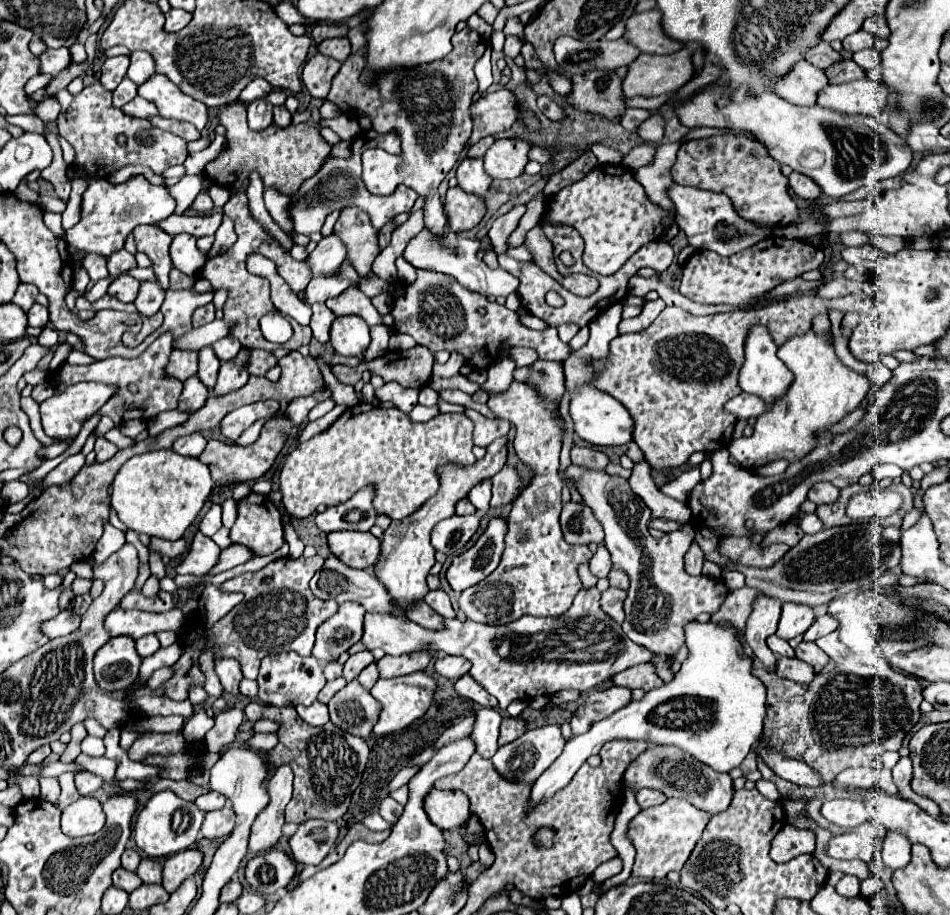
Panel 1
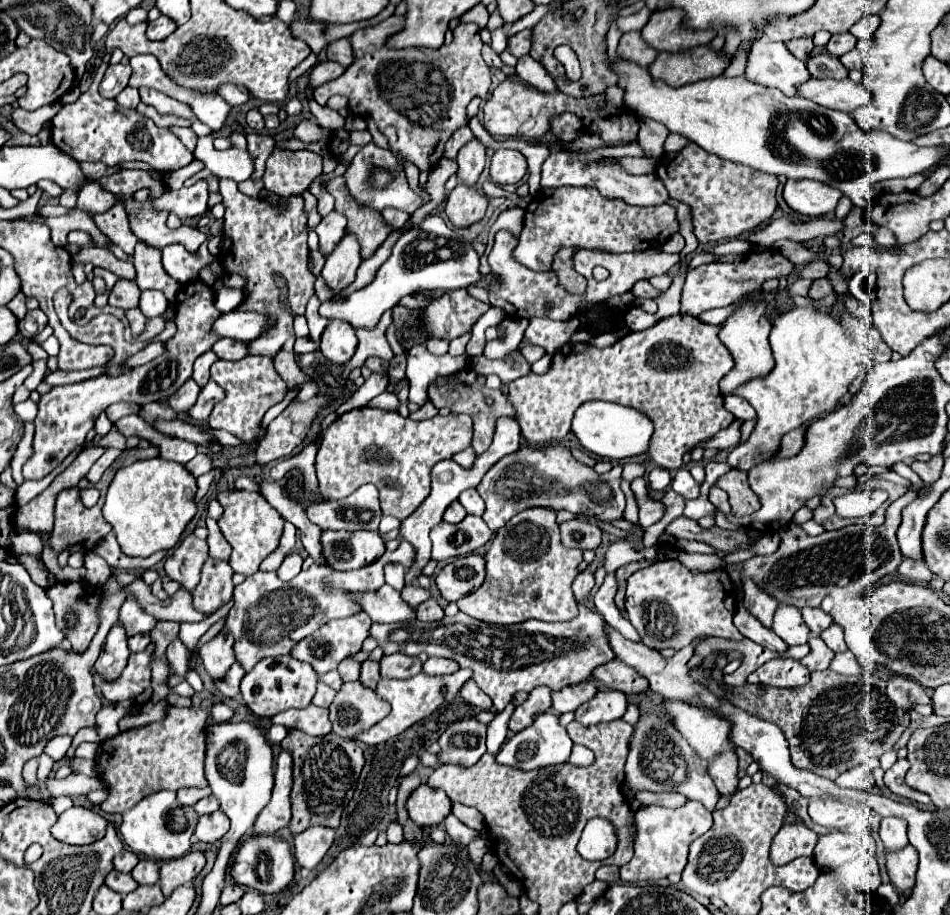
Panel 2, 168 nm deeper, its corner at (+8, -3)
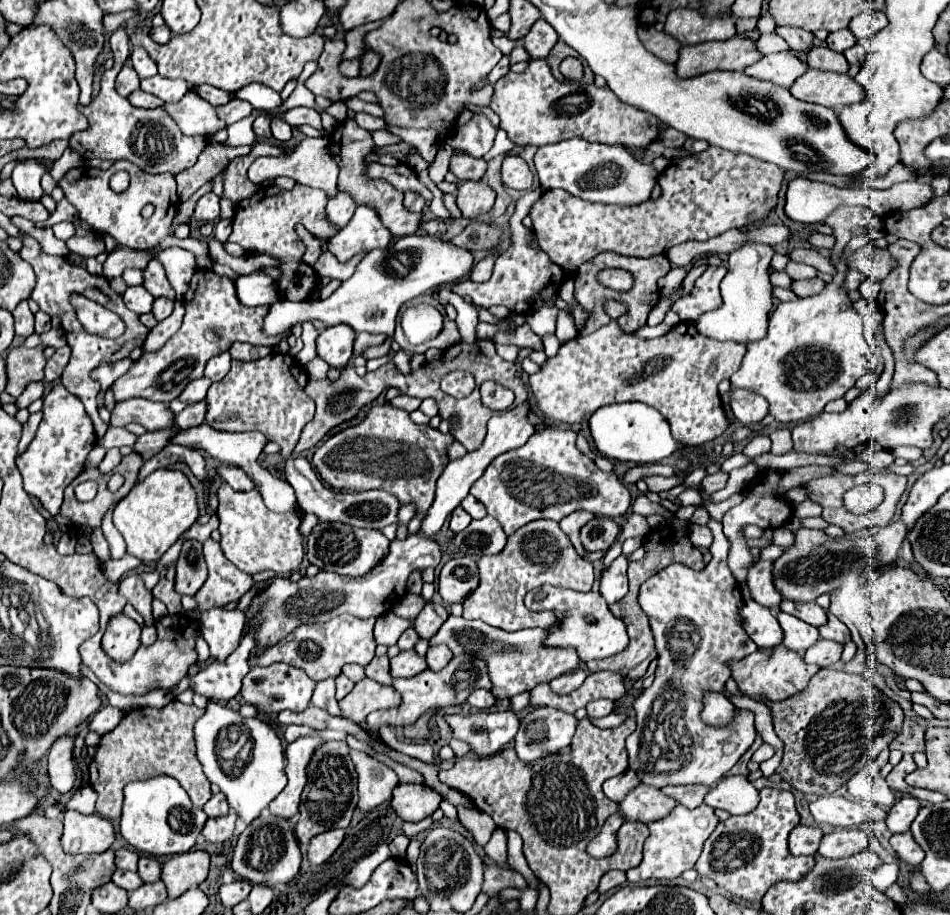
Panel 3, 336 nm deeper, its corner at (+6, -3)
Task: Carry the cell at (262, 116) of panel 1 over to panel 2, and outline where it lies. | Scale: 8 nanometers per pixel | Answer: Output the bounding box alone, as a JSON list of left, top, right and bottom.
[247,109,265,131]

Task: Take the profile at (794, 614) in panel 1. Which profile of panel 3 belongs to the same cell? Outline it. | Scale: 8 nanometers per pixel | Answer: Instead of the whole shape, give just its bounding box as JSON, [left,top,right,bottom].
[777,613,819,653]

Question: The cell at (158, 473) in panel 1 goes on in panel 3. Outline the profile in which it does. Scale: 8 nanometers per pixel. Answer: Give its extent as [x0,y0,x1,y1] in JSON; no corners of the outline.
[113,469,197,563]

